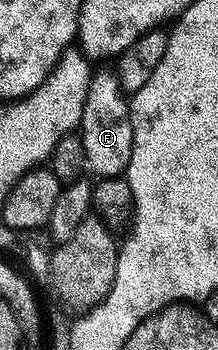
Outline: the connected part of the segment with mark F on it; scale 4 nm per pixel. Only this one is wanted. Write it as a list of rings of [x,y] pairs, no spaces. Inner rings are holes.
[[[96,70],[92,74],[77,131],[83,136],[87,166],[92,172],[96,171],[96,176],[119,177],[126,172],[133,153],[133,125],[128,96],[114,70]]]

